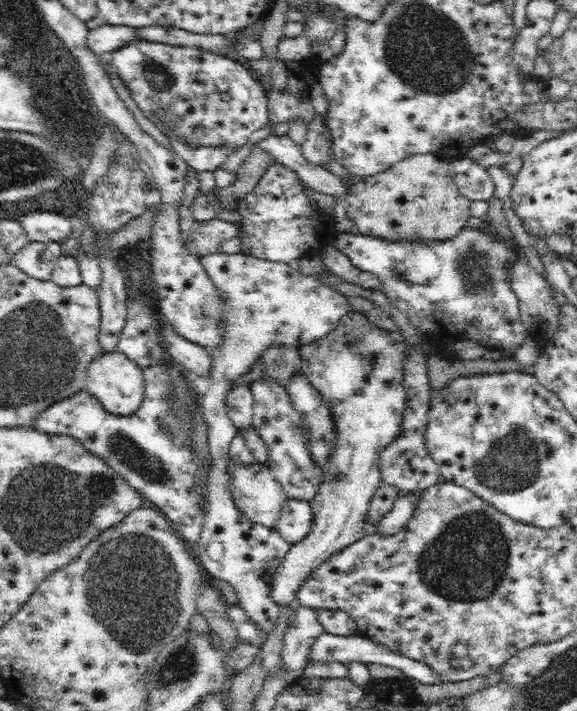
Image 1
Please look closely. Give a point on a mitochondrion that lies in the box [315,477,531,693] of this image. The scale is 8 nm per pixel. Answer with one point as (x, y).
(465, 562)

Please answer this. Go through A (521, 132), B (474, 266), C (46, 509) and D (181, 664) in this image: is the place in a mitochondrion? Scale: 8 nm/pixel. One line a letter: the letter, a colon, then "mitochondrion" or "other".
A: other
B: mitochondrion
C: mitochondrion
D: mitochondrion

